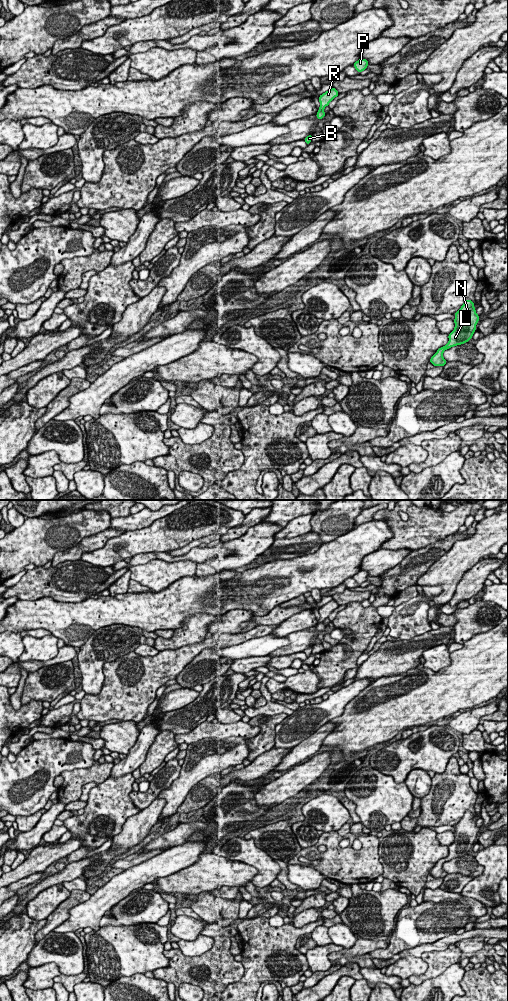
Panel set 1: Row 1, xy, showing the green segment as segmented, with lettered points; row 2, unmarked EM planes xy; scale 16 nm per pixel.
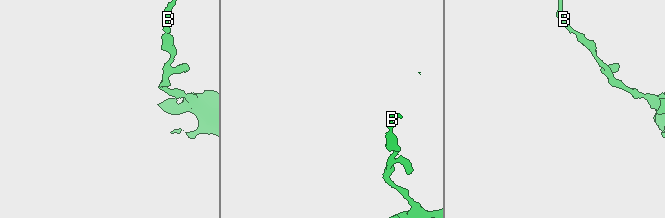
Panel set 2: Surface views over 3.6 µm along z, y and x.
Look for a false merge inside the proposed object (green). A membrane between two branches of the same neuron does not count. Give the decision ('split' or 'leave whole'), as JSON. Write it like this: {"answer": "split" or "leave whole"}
{"answer": "split"}

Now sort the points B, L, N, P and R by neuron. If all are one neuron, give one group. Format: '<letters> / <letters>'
B L N / P R

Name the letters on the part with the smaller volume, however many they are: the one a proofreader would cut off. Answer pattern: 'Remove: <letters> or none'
Remove: P, R

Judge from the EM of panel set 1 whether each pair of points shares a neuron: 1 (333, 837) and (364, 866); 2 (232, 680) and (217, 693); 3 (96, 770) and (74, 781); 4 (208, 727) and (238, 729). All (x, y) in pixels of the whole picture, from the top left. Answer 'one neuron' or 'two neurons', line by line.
1: one neuron
2: one neuron
3: one neuron
4: one neuron

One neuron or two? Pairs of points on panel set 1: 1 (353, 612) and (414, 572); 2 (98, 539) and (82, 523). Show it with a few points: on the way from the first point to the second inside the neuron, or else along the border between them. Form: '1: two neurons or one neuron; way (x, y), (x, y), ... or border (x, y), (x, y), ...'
1: one neuron; way (369, 610), (382, 597), (382, 594), (398, 580)
2: two neurons; border (108, 528), (85, 536), (73, 547)

